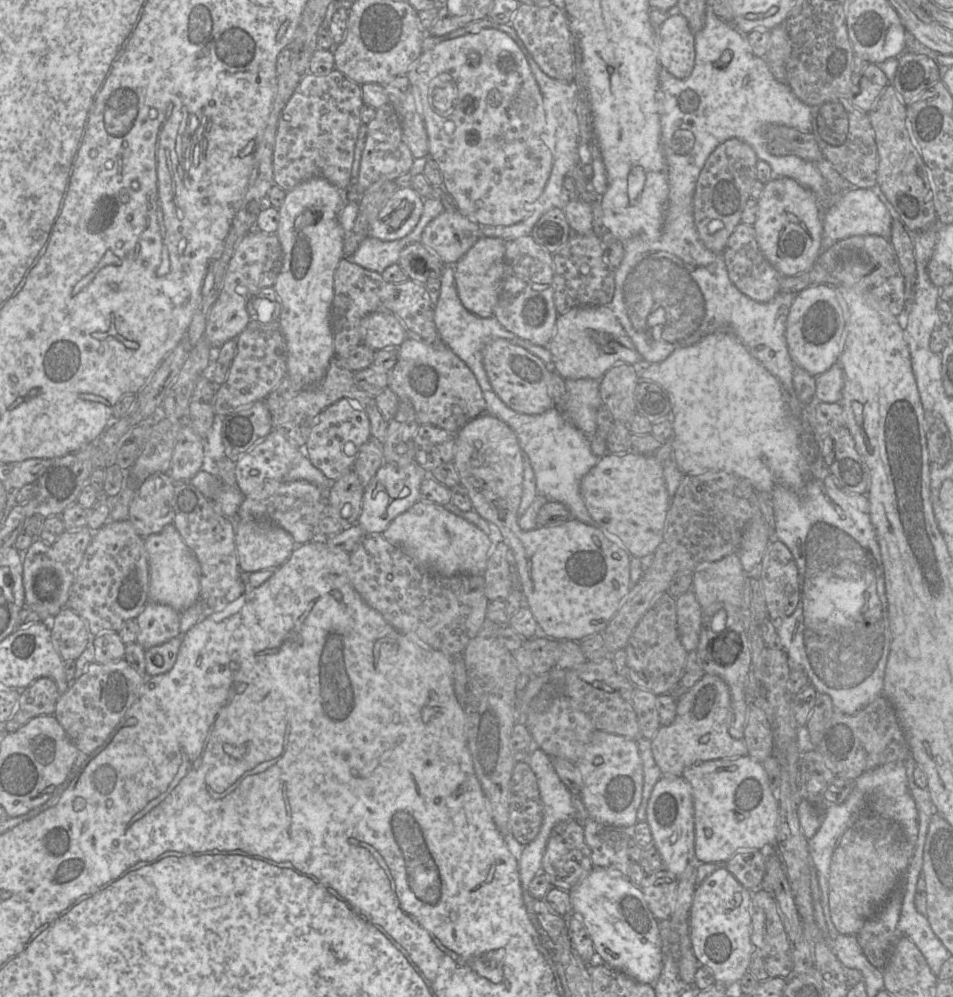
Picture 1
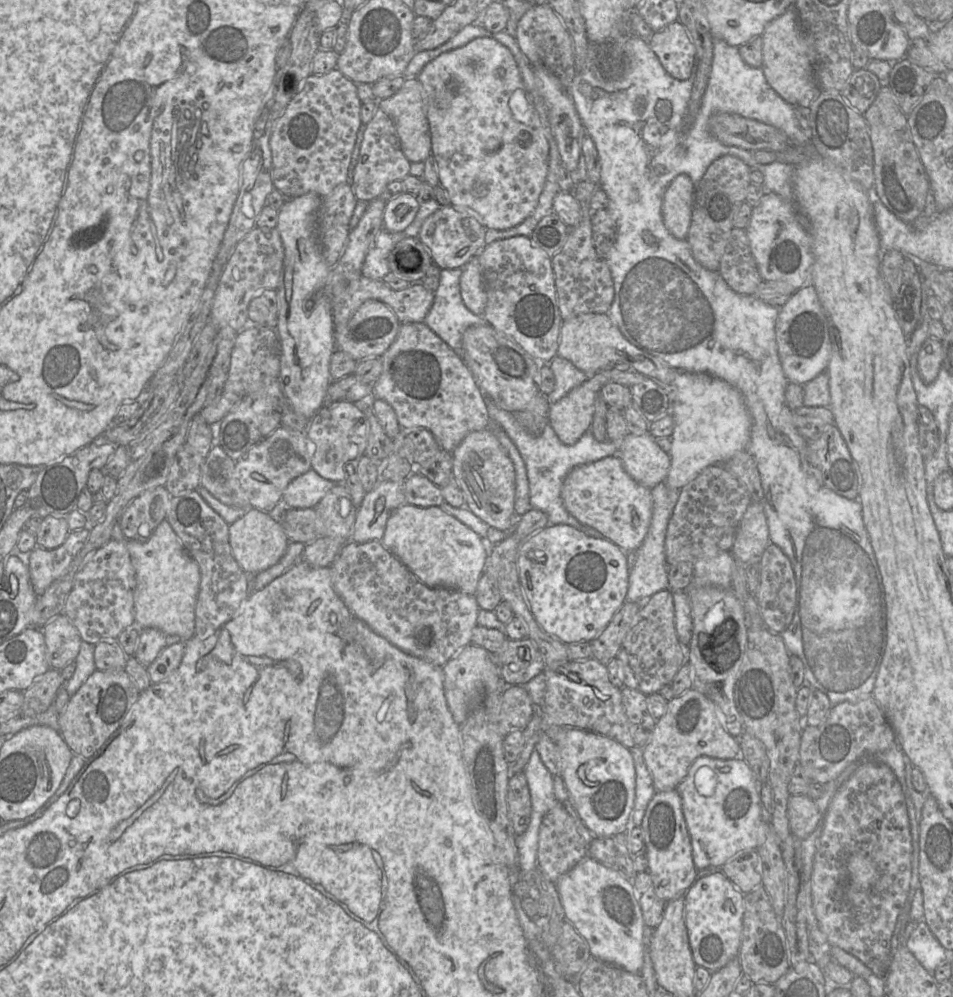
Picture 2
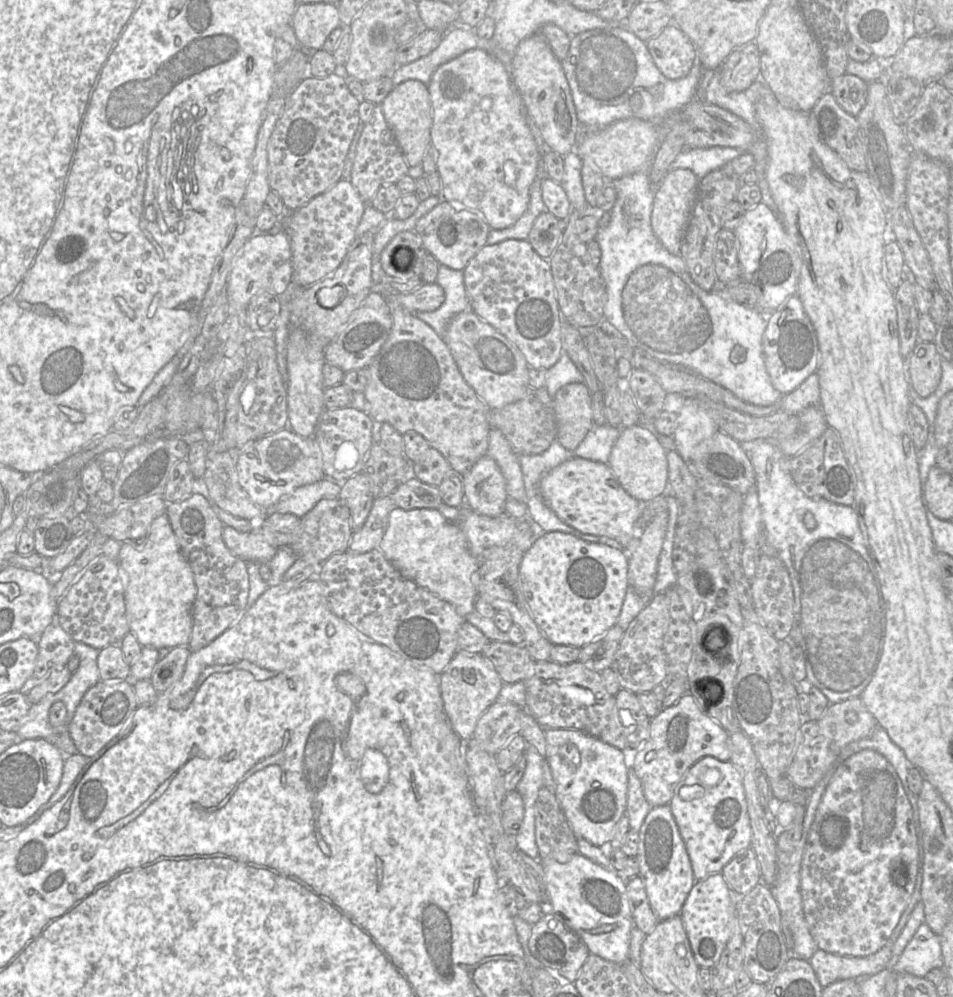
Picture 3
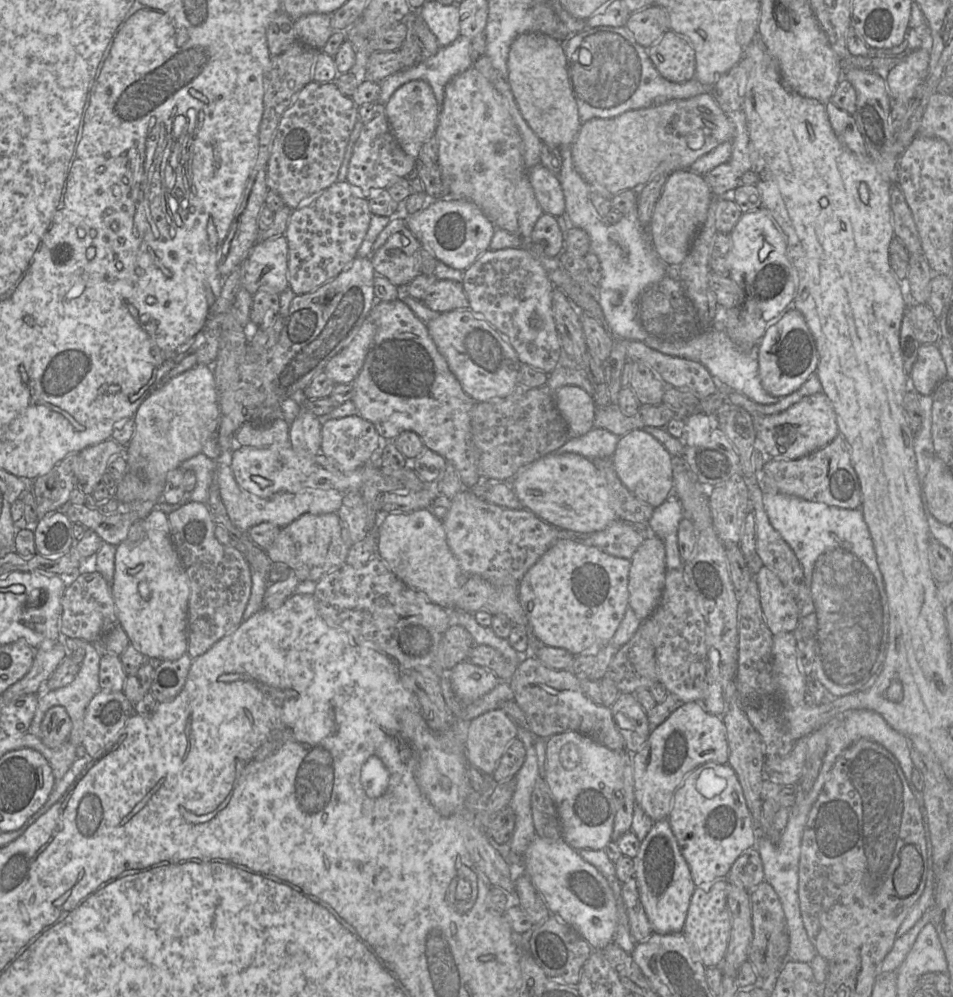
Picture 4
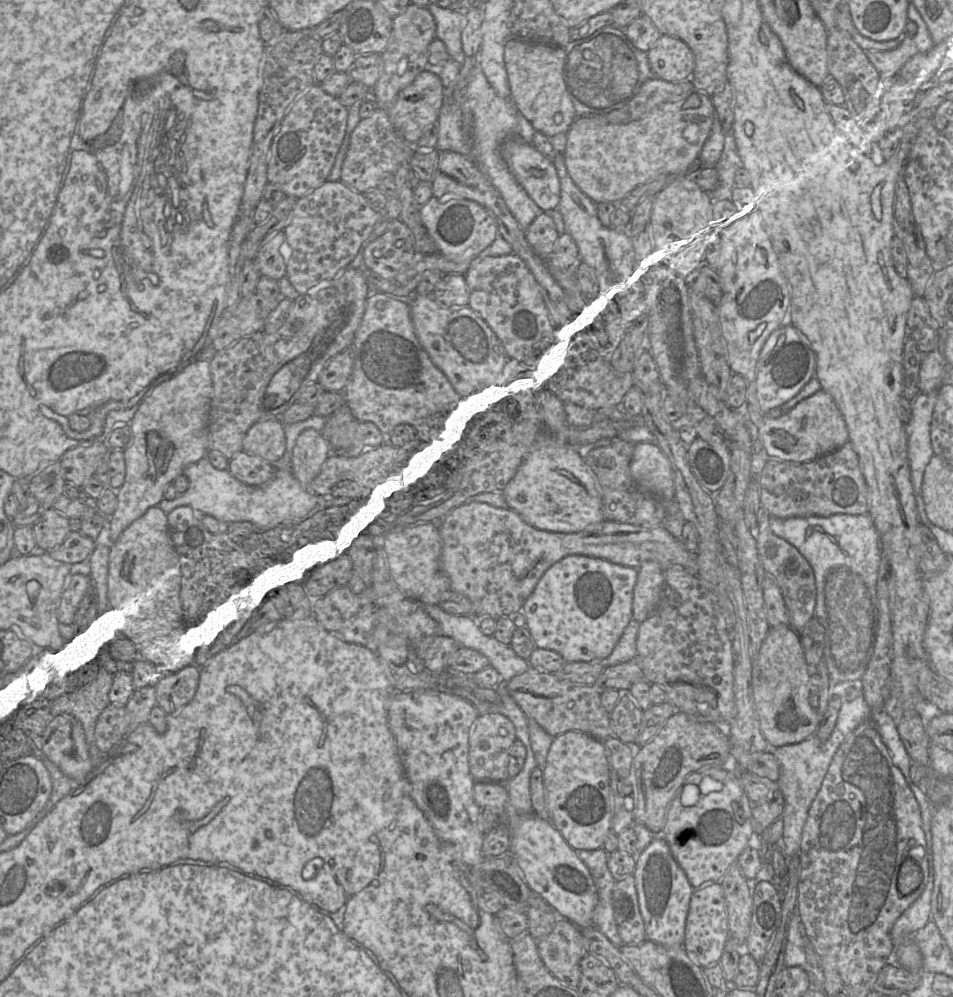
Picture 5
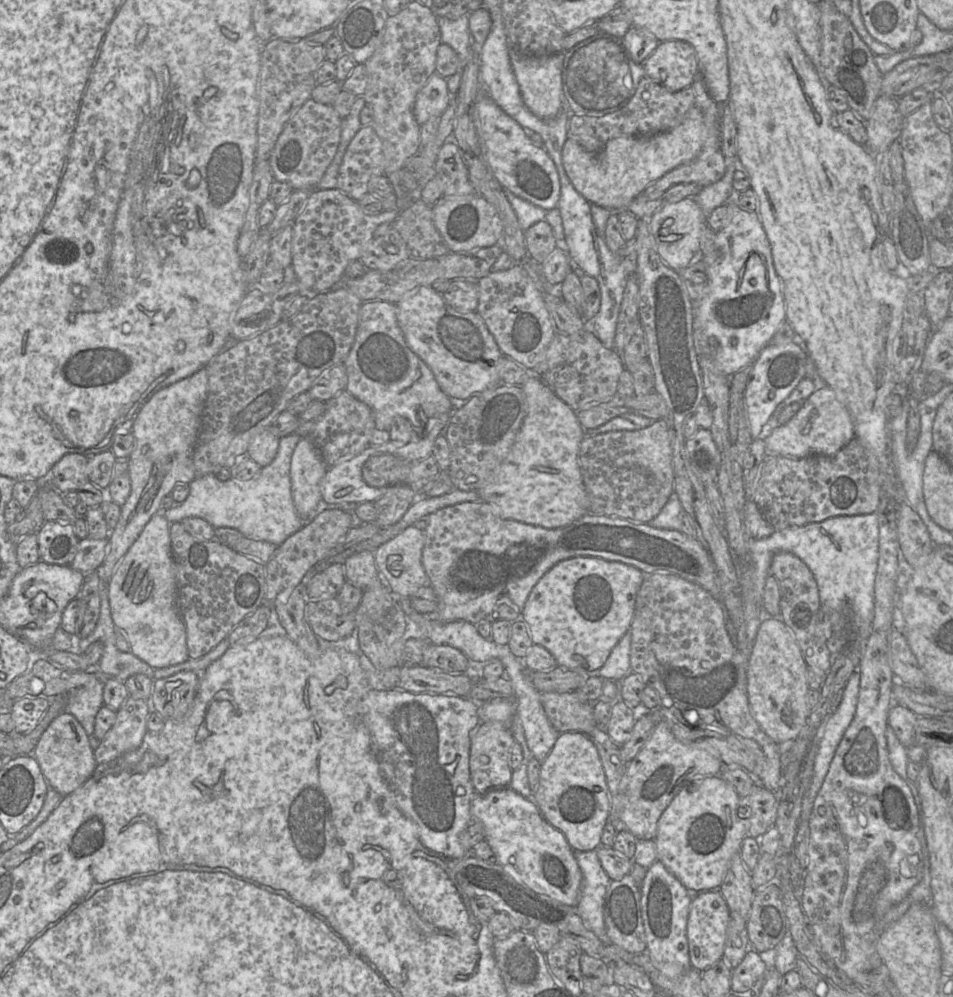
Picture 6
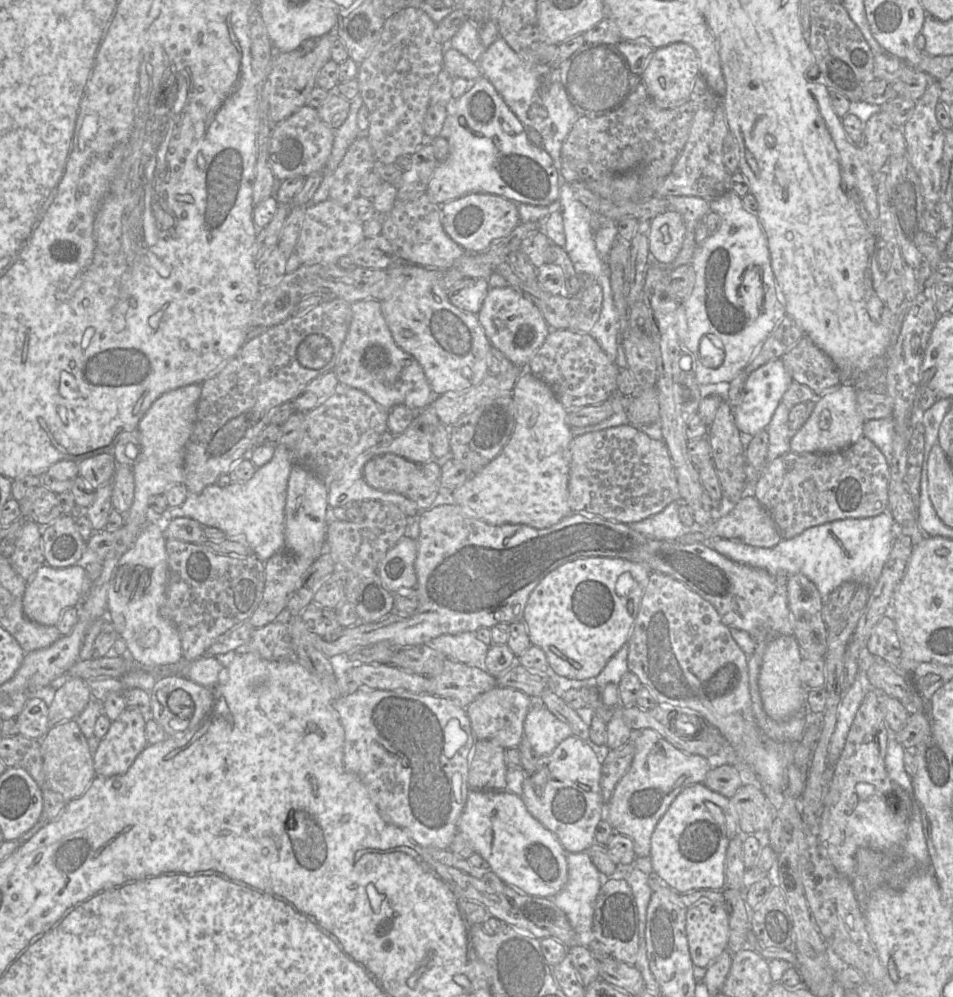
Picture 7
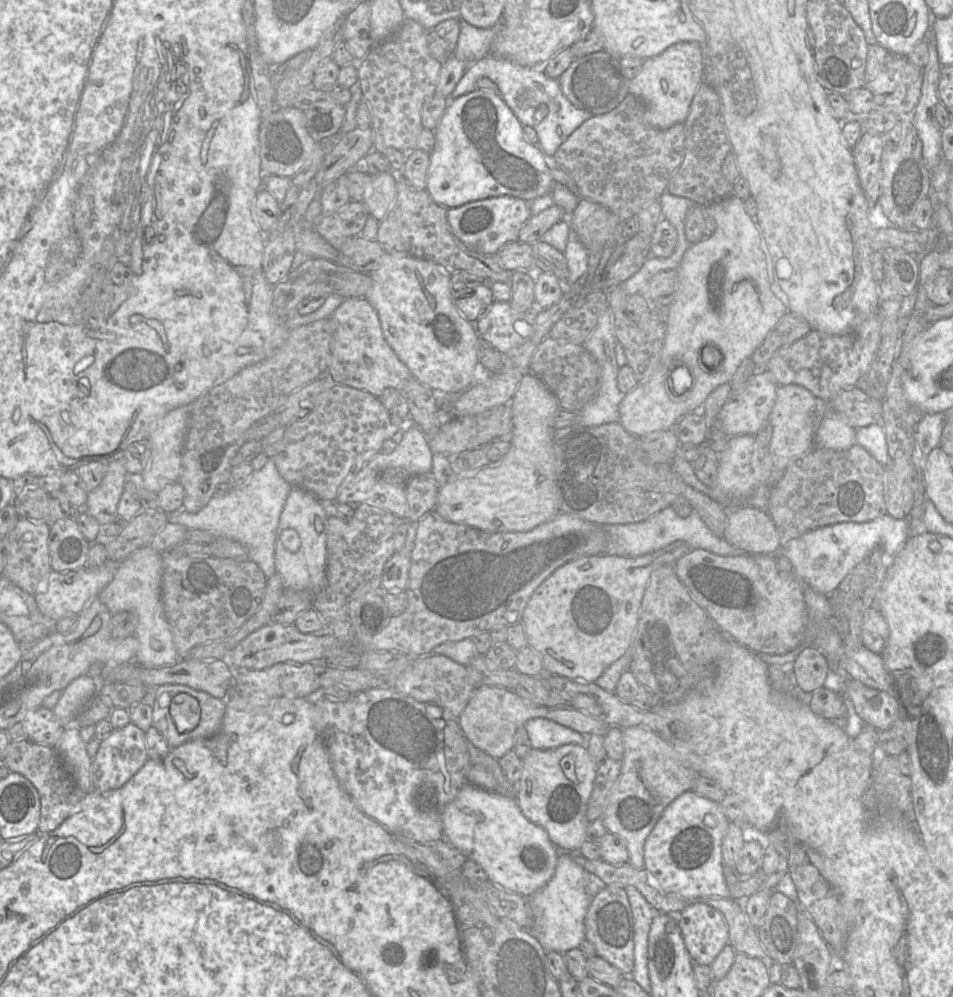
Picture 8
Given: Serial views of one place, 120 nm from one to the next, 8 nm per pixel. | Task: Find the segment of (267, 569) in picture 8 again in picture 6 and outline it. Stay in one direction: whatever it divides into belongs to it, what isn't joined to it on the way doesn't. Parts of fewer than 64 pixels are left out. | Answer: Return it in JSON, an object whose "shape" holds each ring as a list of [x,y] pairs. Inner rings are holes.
{"shape":[[[296,432],[280,438],[274,460],[262,467],[258,475],[250,480],[231,478],[220,481],[213,473],[197,476],[189,484],[190,493],[187,499],[180,505],[166,510],[164,516],[170,524],[181,522],[188,517],[199,517],[214,528],[234,528],[245,538],[280,546],[305,524],[295,510],[290,480],[292,454],[300,439]]]}

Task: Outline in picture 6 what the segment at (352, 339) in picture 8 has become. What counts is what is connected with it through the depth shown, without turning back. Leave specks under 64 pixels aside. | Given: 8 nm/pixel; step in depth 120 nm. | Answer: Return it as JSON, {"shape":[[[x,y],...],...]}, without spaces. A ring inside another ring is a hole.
{"shape":[[[373,300],[363,302],[359,312],[359,325],[354,344],[344,362],[348,382],[346,390],[358,400],[367,404],[373,412],[375,427],[389,430],[398,416],[408,419],[415,430],[426,425],[428,419],[440,414],[451,414],[456,403],[440,388],[428,365],[408,346],[397,320],[397,306],[394,303]]]}

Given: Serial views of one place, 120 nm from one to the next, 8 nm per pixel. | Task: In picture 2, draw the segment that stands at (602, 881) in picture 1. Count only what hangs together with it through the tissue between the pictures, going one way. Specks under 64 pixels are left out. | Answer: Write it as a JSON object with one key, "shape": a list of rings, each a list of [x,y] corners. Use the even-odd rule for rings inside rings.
{"shape":[[[586,855],[557,881],[556,888],[566,919],[587,941],[592,958],[618,966],[631,973],[640,973],[644,961],[645,923],[631,880],[624,878],[613,866],[606,866]]]}

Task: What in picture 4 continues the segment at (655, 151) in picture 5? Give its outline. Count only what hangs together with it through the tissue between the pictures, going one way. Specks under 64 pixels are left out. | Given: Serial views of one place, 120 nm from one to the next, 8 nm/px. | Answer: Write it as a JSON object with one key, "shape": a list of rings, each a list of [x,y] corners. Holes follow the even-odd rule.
{"shape":[[[709,92],[688,99],[674,99],[657,106],[625,112],[615,118],[593,118],[581,123],[571,144],[577,172],[589,185],[598,185],[615,195],[624,190],[638,190],[652,177],[687,170],[699,157],[732,139],[734,127]]]}

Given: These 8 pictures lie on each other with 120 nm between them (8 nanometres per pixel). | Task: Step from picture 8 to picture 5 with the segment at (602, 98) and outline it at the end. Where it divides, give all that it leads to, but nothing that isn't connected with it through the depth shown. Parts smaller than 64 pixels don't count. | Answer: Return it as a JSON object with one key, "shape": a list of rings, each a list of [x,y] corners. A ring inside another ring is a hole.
{"shape":[[[613,25],[587,37],[571,40],[565,51],[564,81],[577,117],[602,115],[622,108],[645,81],[654,77],[647,53],[631,43],[625,29]]]}

